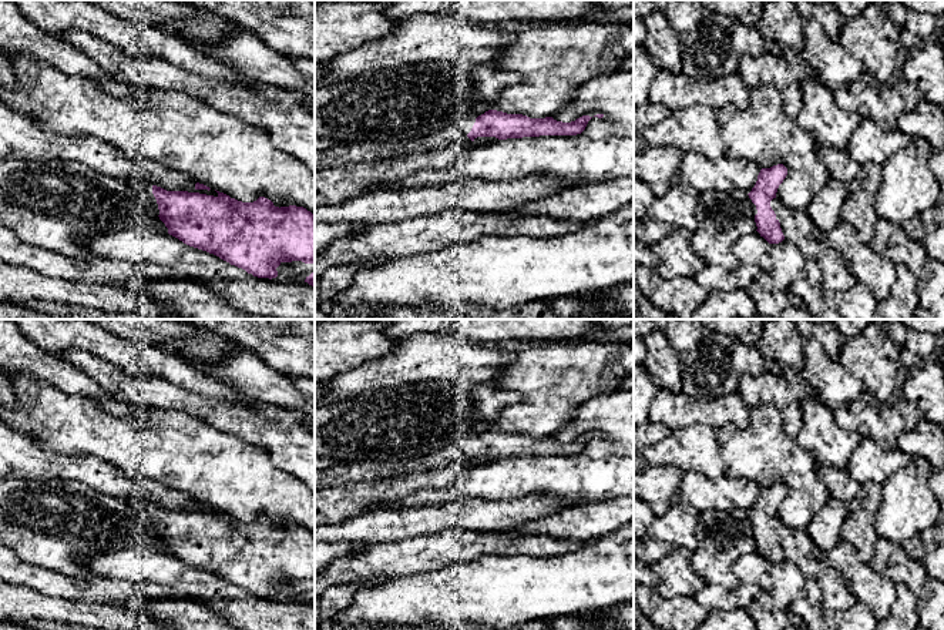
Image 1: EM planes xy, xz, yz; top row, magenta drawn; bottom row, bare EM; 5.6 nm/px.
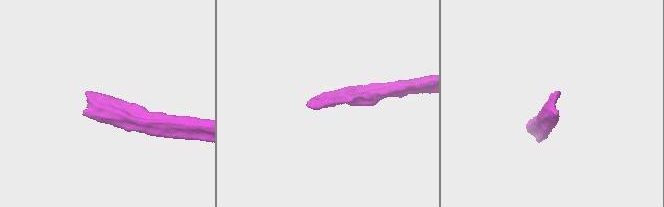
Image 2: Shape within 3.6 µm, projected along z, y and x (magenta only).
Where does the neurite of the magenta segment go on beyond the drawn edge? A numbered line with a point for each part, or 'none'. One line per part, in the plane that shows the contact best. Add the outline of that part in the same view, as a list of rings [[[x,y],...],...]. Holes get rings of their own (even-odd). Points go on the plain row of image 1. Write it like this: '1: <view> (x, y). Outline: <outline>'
1: xy (143, 506). Outline: [[[125,497],[124,500],[135,509],[137,519],[148,535],[159,535],[158,523],[152,513],[154,502],[147,497]]]

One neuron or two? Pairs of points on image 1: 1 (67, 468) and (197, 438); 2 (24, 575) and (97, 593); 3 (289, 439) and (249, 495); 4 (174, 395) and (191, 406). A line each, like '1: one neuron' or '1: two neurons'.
1: two neurons
2: one neuron
3: two neurons
4: one neuron

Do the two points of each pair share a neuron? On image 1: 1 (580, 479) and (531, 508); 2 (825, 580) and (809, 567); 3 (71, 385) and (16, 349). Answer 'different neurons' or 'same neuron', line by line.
1: different neurons
2: same neuron
3: same neuron

